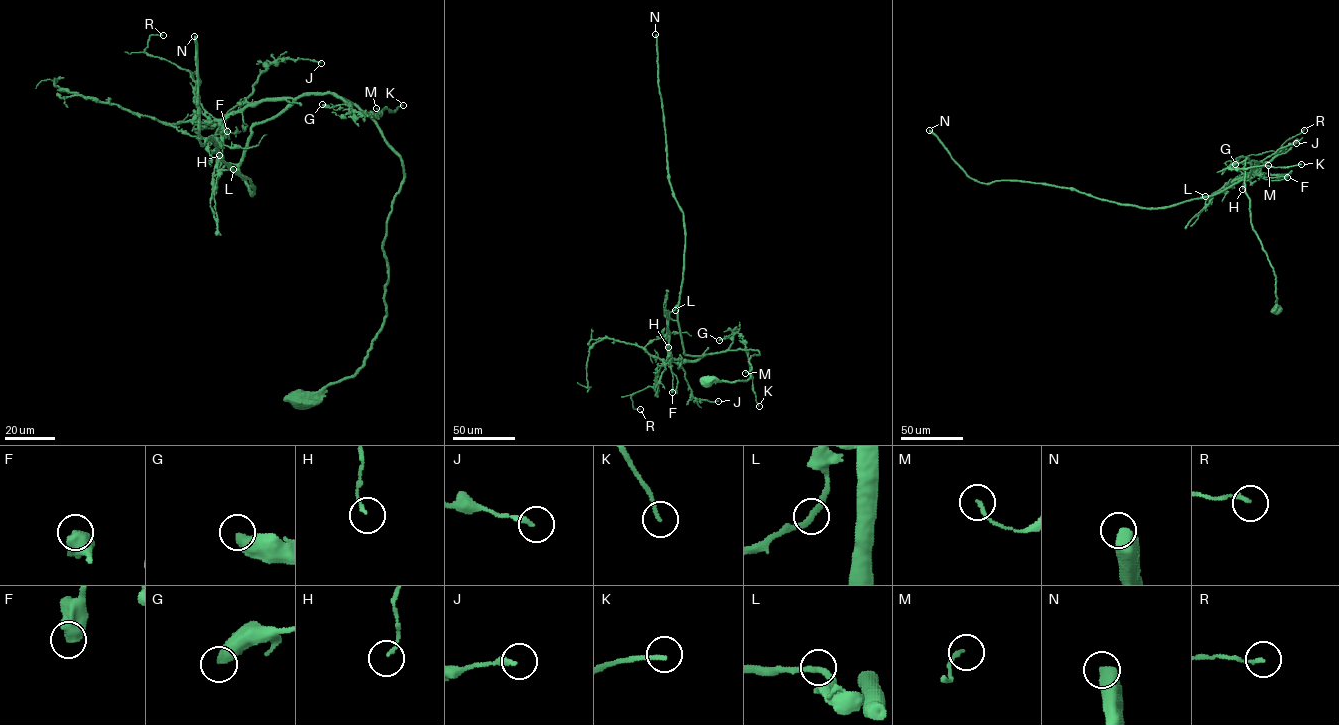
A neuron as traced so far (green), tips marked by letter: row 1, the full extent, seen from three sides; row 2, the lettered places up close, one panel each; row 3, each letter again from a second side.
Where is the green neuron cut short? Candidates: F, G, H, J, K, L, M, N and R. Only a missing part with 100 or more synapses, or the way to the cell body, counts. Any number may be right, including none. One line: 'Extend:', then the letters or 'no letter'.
Extend: N

